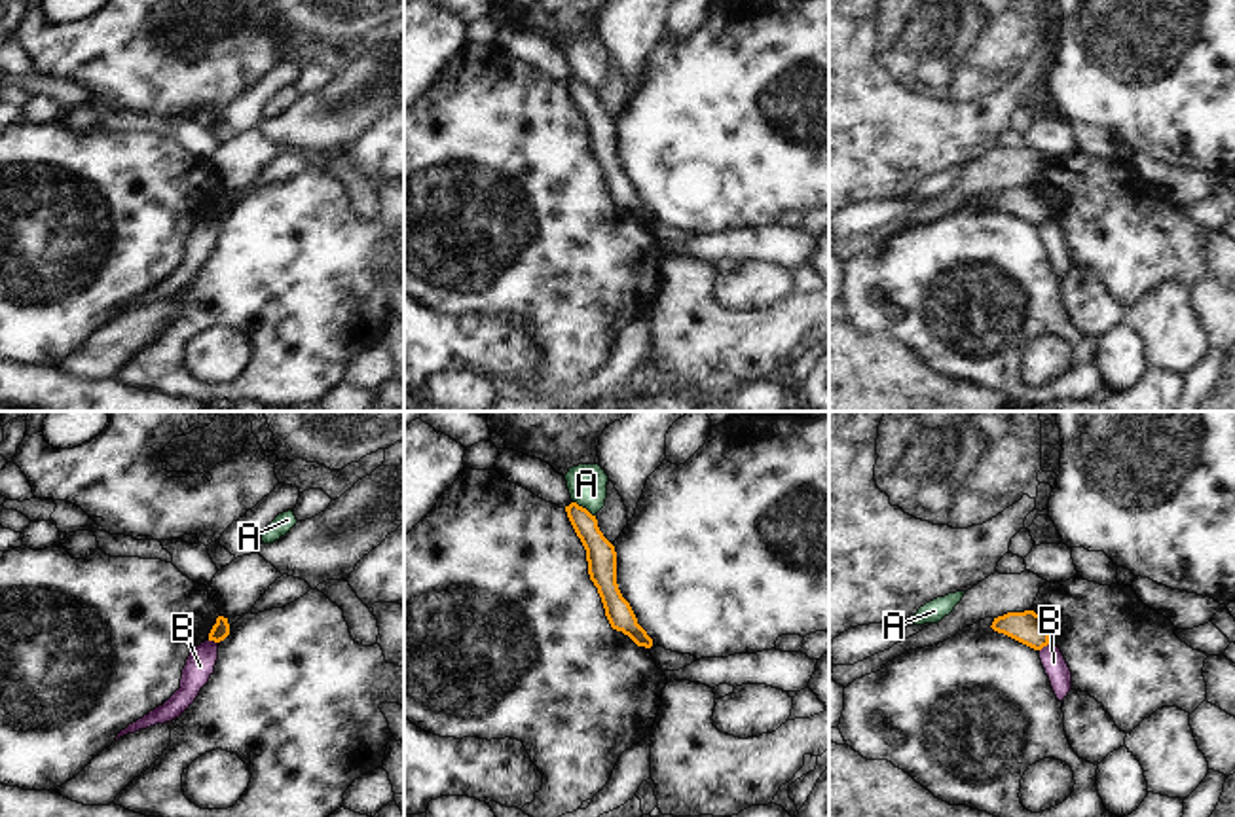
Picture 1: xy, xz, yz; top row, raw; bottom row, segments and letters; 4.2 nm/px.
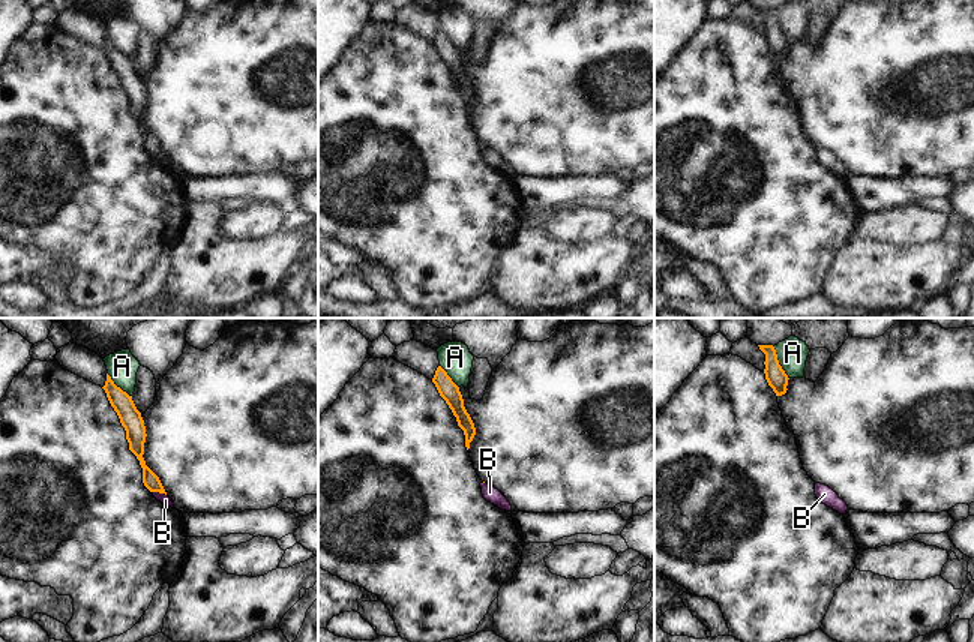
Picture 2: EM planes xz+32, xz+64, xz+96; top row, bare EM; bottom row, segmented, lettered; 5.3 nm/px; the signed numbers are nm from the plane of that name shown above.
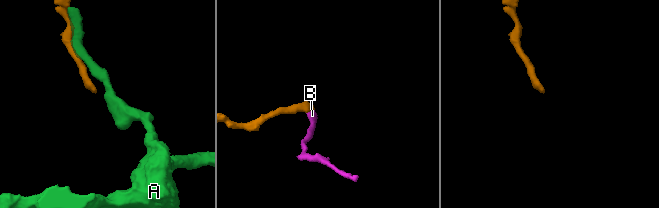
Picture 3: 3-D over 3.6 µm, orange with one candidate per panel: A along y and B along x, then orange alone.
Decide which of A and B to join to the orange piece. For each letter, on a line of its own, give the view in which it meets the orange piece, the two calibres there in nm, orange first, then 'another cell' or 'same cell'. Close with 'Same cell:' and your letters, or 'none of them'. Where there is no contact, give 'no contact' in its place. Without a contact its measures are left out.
A: xz | 130/170 nm | another cell
B: yz | 140/100 nm | another cell
Same cell: none of them

